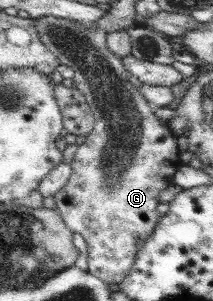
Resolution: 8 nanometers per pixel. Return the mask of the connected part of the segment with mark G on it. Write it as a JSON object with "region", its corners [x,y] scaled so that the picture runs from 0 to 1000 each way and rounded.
{"region":[[[192,53],[192,60],[155,60],[155,90],[164,90],[164,103],[174,103],[174,120],[183,123],[192,146],[230,166],[235,179],[263,186],[277,216],[315,219],[329,233],[343,233],[338,289],[399,326],[404,346],[418,352],[441,395],[441,425],[427,439],[418,439],[418,445],[399,449],[399,472],[362,485],[362,495],[343,515],[343,528],[329,538],[333,578],[324,581],[315,605],[286,631],[249,651],[249,668],[258,668],[258,704],[277,714],[277,721],[286,721],[286,731],[296,731],[305,751],[315,751],[338,774],[362,771],[362,777],[376,777],[390,787],[408,824],[404,904],[418,914],[441,914],[446,924],[465,924],[465,930],[484,934],[502,947],[554,947],[559,934],[587,924],[587,914],[606,907],[606,894],[615,894],[624,867],[634,867],[643,817],[662,814],[662,807],[700,787],[700,774],[709,774],[718,754],[732,748],[732,738],[746,734],[746,721],[756,721],[761,688],[746,684],[742,648],[765,631],[808,621],[808,585],[822,571],[831,571],[831,561],[850,548],[836,522],[845,498],[831,495],[826,452],[798,439],[798,429],[779,415],[723,385],[718,359],[700,352],[700,346],[662,322],[648,299],[601,272],[610,246],[573,226],[568,199],[549,196],[540,183],[516,179],[516,173],[502,169],[502,146],[493,146],[493,106],[484,106],[484,100],[465,100],[465,93],[446,93],[446,100],[437,100],[427,83],[437,83],[437,76],[380,76],[296,60],[258,60],[258,53]]]}

